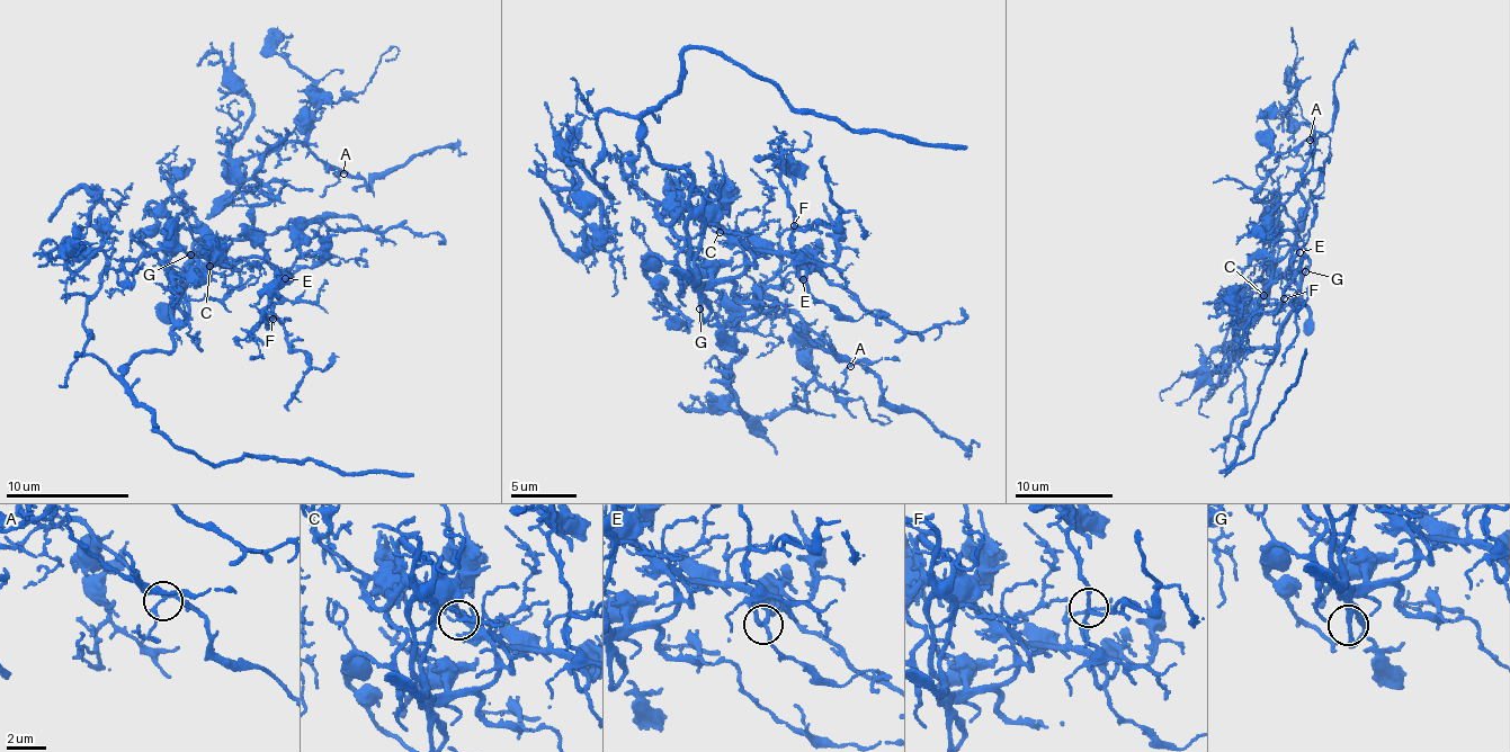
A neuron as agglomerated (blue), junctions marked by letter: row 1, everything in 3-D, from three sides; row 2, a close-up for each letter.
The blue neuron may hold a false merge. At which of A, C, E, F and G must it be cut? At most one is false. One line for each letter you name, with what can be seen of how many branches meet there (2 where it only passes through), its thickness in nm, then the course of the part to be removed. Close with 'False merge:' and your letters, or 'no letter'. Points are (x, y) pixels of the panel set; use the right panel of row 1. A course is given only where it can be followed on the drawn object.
False merge: no letter

